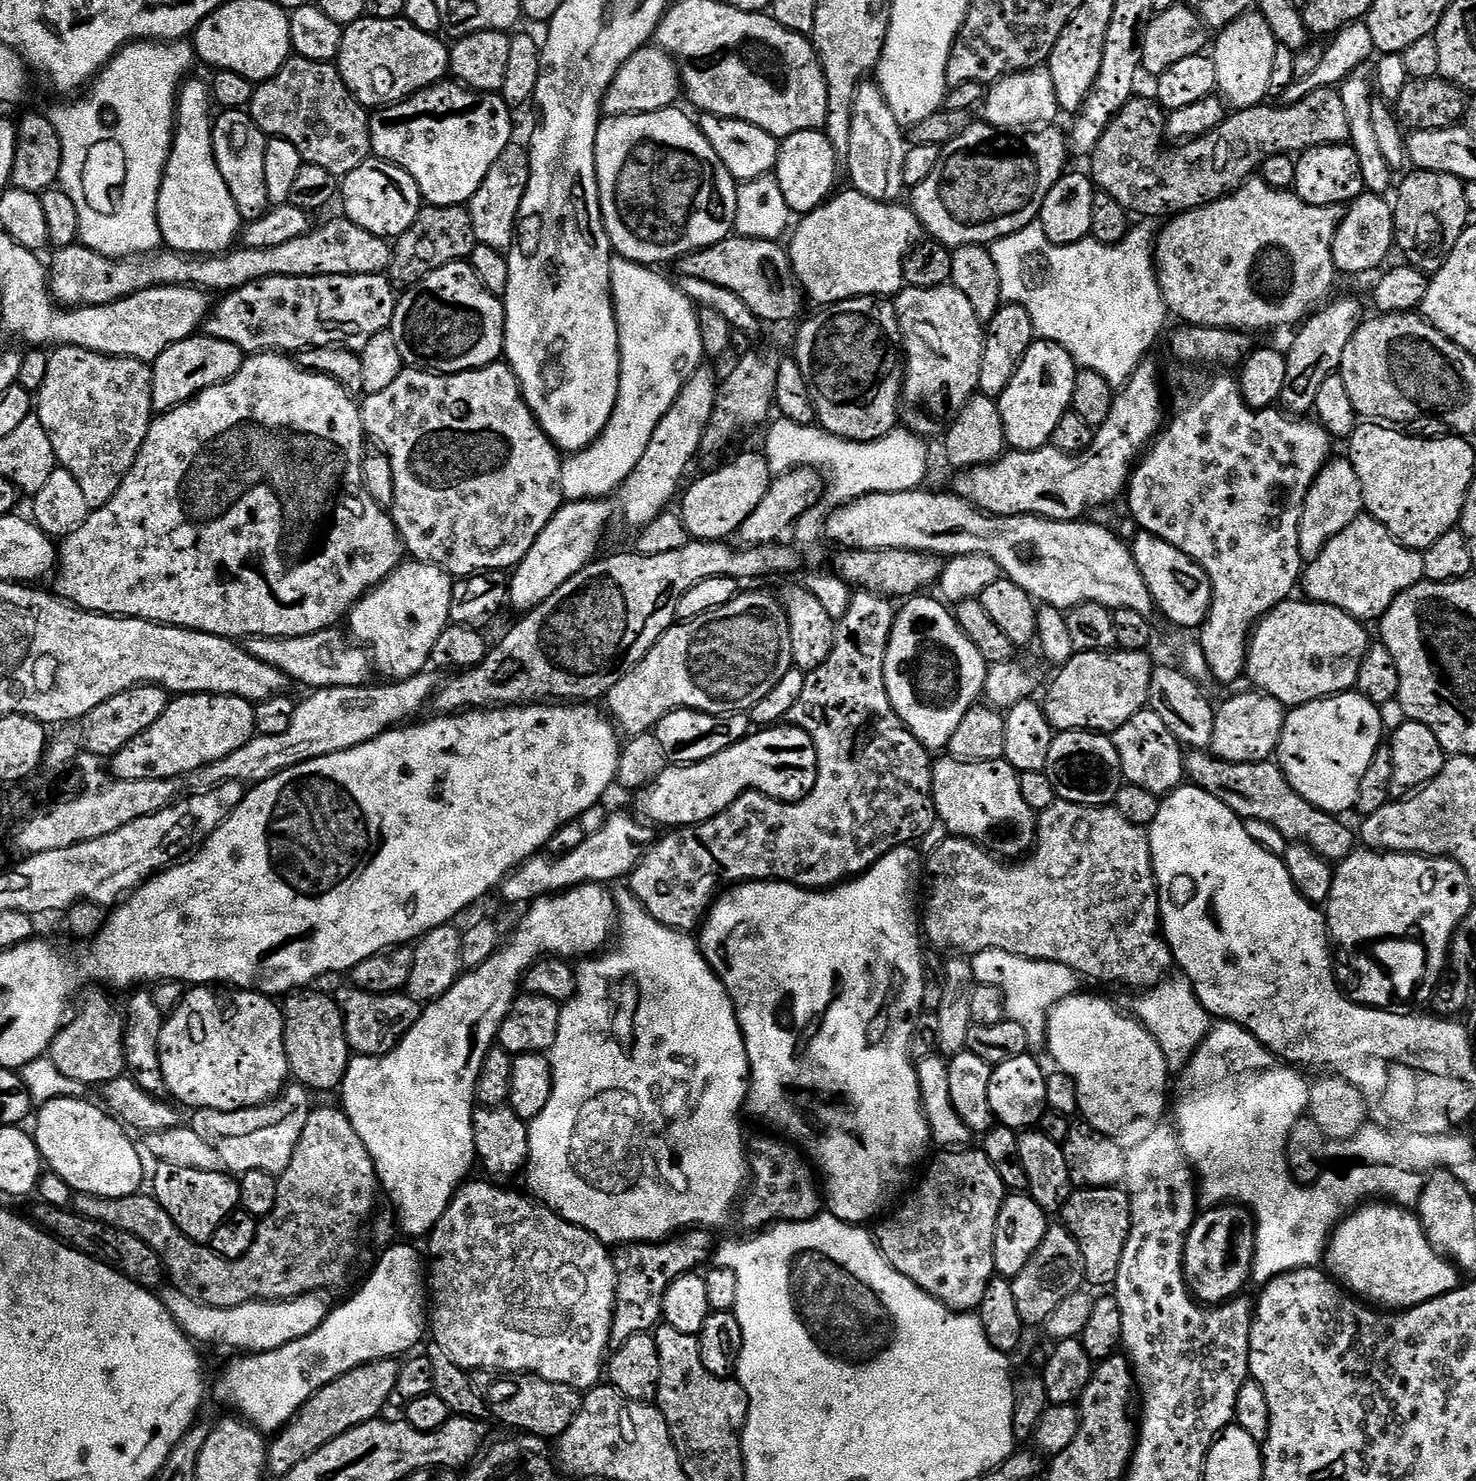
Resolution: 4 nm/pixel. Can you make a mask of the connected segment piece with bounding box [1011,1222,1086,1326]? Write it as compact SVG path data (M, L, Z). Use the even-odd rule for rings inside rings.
M1053 1223L1046 1230L1046 1238L1042 1246L1034 1254L1034 1258L1022 1270L1022 1274L1011 1277L1014 1299L1018 1305L1018 1314L1022 1314L1025 1326L1042 1326L1055 1308L1070 1298L1070 1294L1081 1291L1085 1287L1086 1277L1082 1250L1078 1250L1078 1242L1070 1234L1070 1230L1063 1223Z

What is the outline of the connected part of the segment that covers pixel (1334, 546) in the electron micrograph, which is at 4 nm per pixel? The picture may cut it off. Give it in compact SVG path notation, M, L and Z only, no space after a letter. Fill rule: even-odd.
M1361 514L1342 530L1342 534L1334 534L1326 542L1326 546L1318 554L1318 558L1307 561L1306 567L1302 572L1302 592L1313 604L1329 604L1361 622L1379 621L1381 616L1390 610L1390 602L1398 598L1410 586L1420 583L1424 579L1424 557L1417 549L1408 548L1404 544L1397 542L1374 517L1367 514Z

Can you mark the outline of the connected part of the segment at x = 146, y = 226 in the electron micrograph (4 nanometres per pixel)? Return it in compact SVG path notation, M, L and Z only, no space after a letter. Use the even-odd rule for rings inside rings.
M137 42L127 44L106 65L100 75L92 81L87 91L79 97L81 100L77 104L68 104L65 108L56 108L53 112L50 112L52 125L58 130L58 138L62 142L62 170L60 171L58 184L66 194L70 194L70 202L74 202L74 206L78 210L79 243L85 244L90 250L100 252L103 256L109 256L111 260L124 260L128 256L143 256L147 253L155 252L161 247L160 223L158 222L158 194L162 186L164 168L168 165L168 155L172 153L172 137L176 131L178 93L189 75L187 72L192 68L192 60L194 61L194 48L188 42Z

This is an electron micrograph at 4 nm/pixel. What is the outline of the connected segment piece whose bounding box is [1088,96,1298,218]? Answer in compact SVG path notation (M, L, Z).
M1138 96L1124 106L1103 132L1098 146L1092 151L1088 160L1090 163L1088 172L1093 184L1103 195L1114 198L1131 215L1171 218L1212 204L1224 196L1231 196L1247 180L1253 179L1263 169L1266 158L1286 156L1297 151L1296 114L1298 112L1296 108L1283 106L1277 107L1276 124L1240 124L1239 118L1236 117L1239 115L1232 114L1205 136L1172 147L1176 149L1164 148L1166 116L1159 103L1149 100Z

